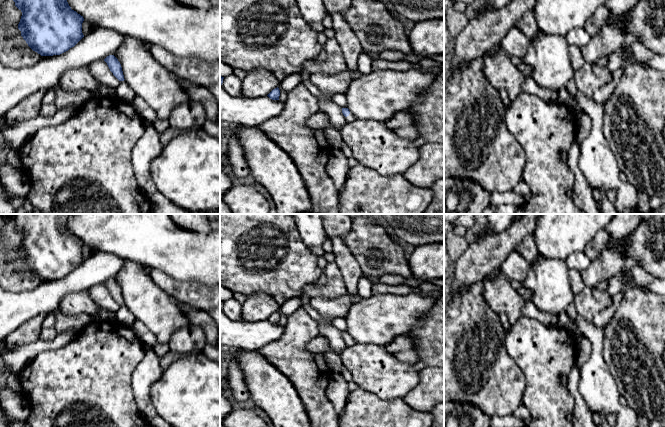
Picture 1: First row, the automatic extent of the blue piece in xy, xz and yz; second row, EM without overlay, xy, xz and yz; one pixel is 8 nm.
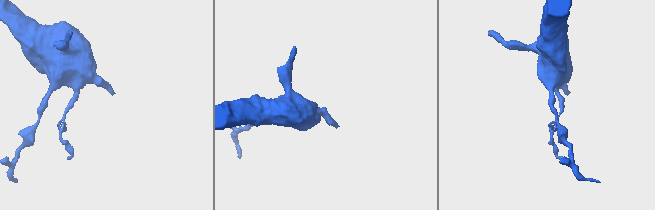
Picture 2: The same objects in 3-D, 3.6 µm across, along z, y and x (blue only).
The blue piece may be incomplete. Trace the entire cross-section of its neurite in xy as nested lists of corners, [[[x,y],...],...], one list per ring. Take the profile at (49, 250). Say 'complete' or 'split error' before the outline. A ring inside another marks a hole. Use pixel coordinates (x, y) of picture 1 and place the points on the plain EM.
complete; [[[5,214],[22,236],[18,253],[28,270],[41,280],[60,279],[74,271],[83,261],[83,240],[67,226],[70,214]]]

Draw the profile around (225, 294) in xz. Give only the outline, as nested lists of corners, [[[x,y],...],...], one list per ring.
[[[220,284],[220,300],[226,301],[233,298],[233,292]]]

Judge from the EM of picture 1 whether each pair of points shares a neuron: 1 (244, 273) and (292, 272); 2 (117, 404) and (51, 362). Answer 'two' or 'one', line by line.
1: one
2: one

